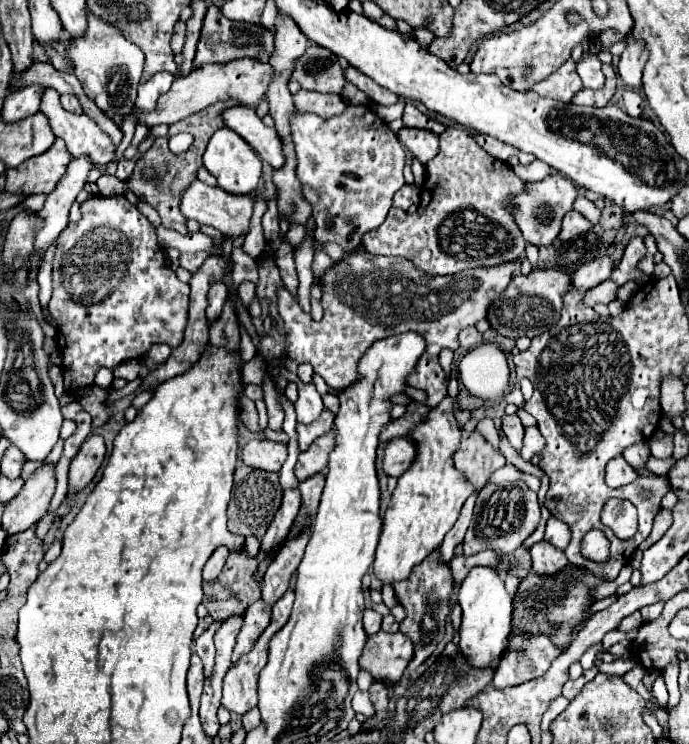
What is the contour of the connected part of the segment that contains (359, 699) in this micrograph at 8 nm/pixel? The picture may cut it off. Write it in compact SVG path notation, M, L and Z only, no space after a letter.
M358 690L358 692L354 694L354 698L352 698L352 708L354 708L356 712L364 714L366 718L370 718L370 716L376 714L376 708L374 708L374 704L370 702L368 692L360 692L360 690Z

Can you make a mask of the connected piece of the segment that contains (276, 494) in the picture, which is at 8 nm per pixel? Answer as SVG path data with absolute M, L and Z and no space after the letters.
M238 466L234 472L234 488L232 500L228 504L228 530L240 536L264 536L268 524L272 522L276 510L282 502L282 488L278 482L278 474L264 472L250 466Z

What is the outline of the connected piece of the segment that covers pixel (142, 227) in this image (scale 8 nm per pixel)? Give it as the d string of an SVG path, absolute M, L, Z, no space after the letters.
M92 196L86 202L80 204L82 218L78 222L68 222L68 226L62 230L58 236L58 246L54 252L52 260L52 298L50 298L50 314L58 320L58 348L64 356L62 370L64 370L64 388L68 394L76 394L80 388L86 388L94 382L94 374L98 368L116 368L126 360L136 360L146 356L152 344L168 344L170 348L178 348L182 342L182 334L186 328L186 318L188 318L188 296L190 296L190 286L182 284L176 278L176 272L168 266L166 262L166 252L160 248L156 240L156 230L154 226L138 212L134 204L130 204L124 196Z

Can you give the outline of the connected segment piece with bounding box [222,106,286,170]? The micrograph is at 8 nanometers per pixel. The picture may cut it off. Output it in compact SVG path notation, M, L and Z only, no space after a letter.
M234 106L222 116L226 120L226 126L238 132L246 142L250 142L260 158L264 158L274 170L282 168L286 160L286 156L282 154L282 140L278 138L278 132L274 128L264 126L264 122L256 116L252 108Z

